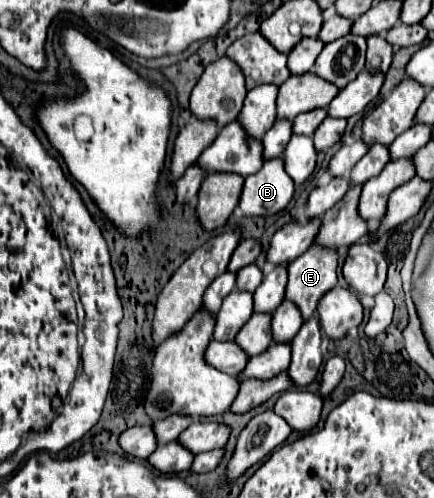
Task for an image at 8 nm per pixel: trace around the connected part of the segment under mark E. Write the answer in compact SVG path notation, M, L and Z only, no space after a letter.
M309 247L301 257L297 257L297 261L287 265L287 287L285 287L285 299L295 303L297 309L303 315L303 321L307 321L311 315L315 315L317 303L319 299L337 285L337 259L333 257L333 253L325 253L325 249L313 249Z

